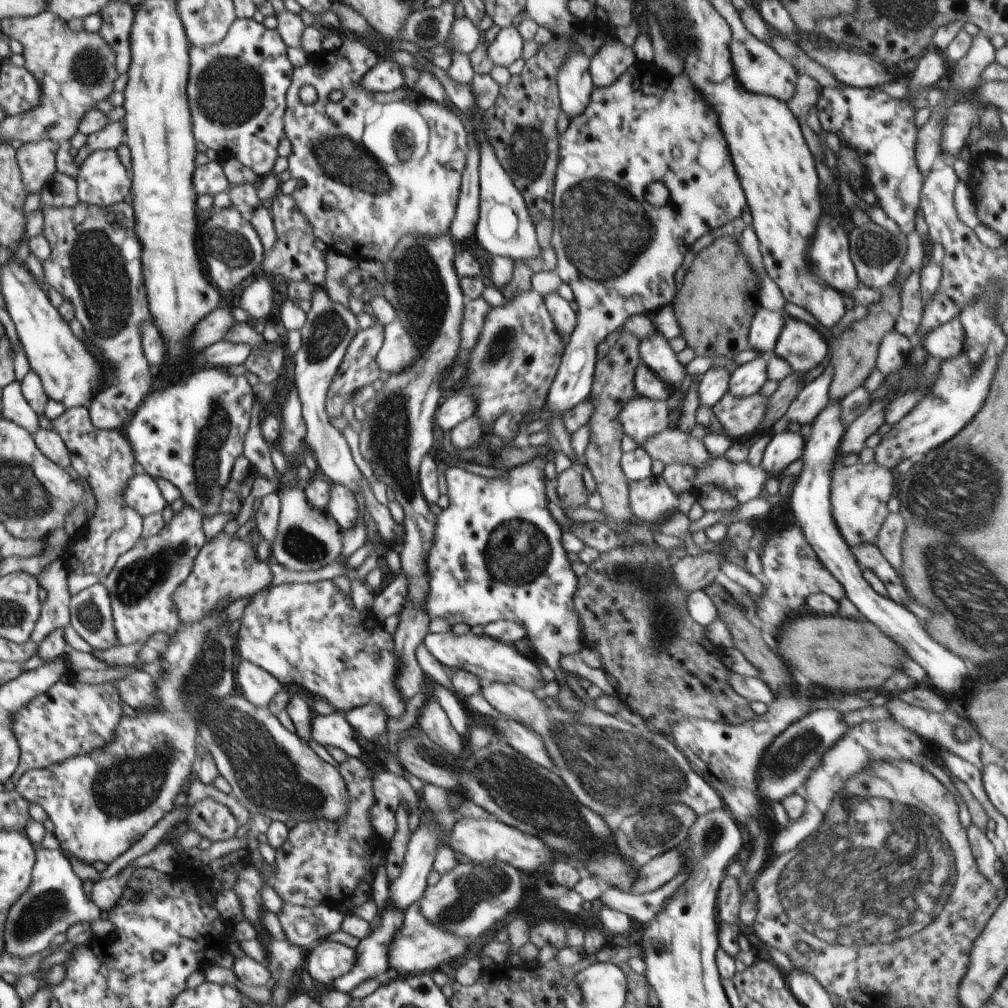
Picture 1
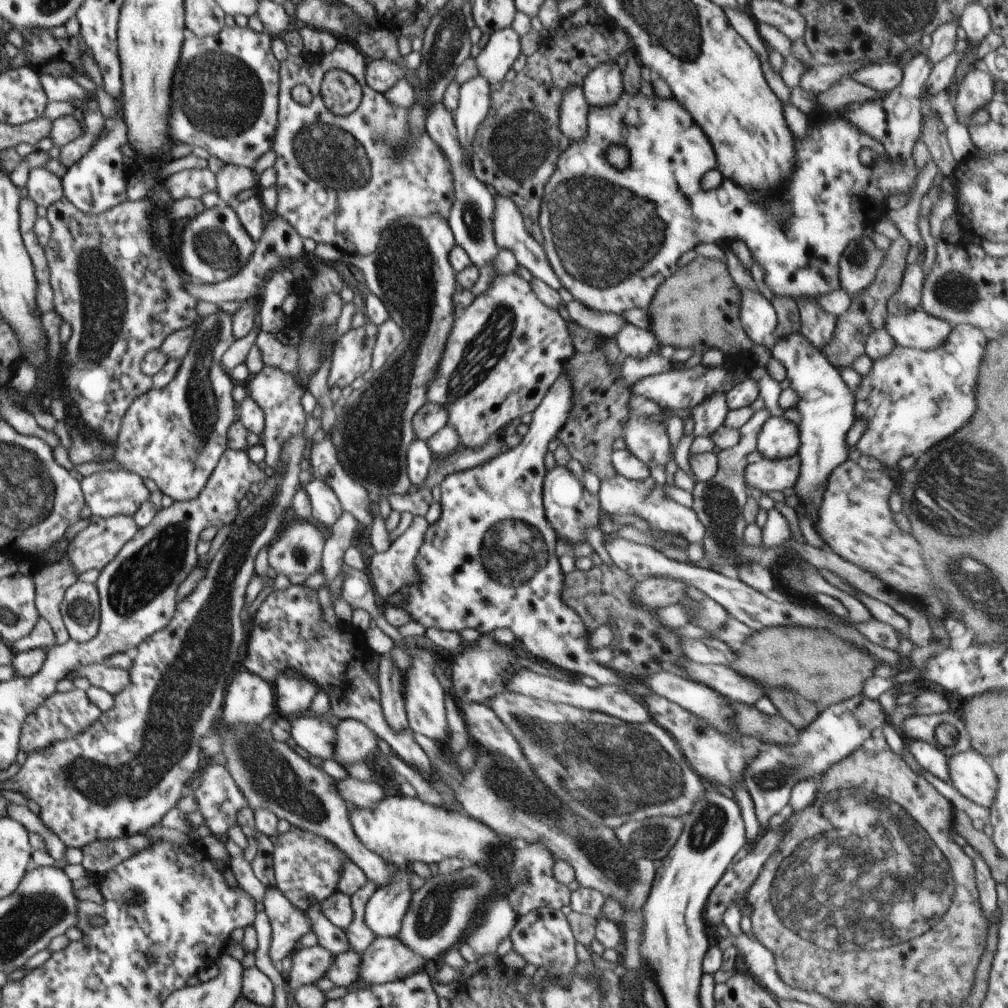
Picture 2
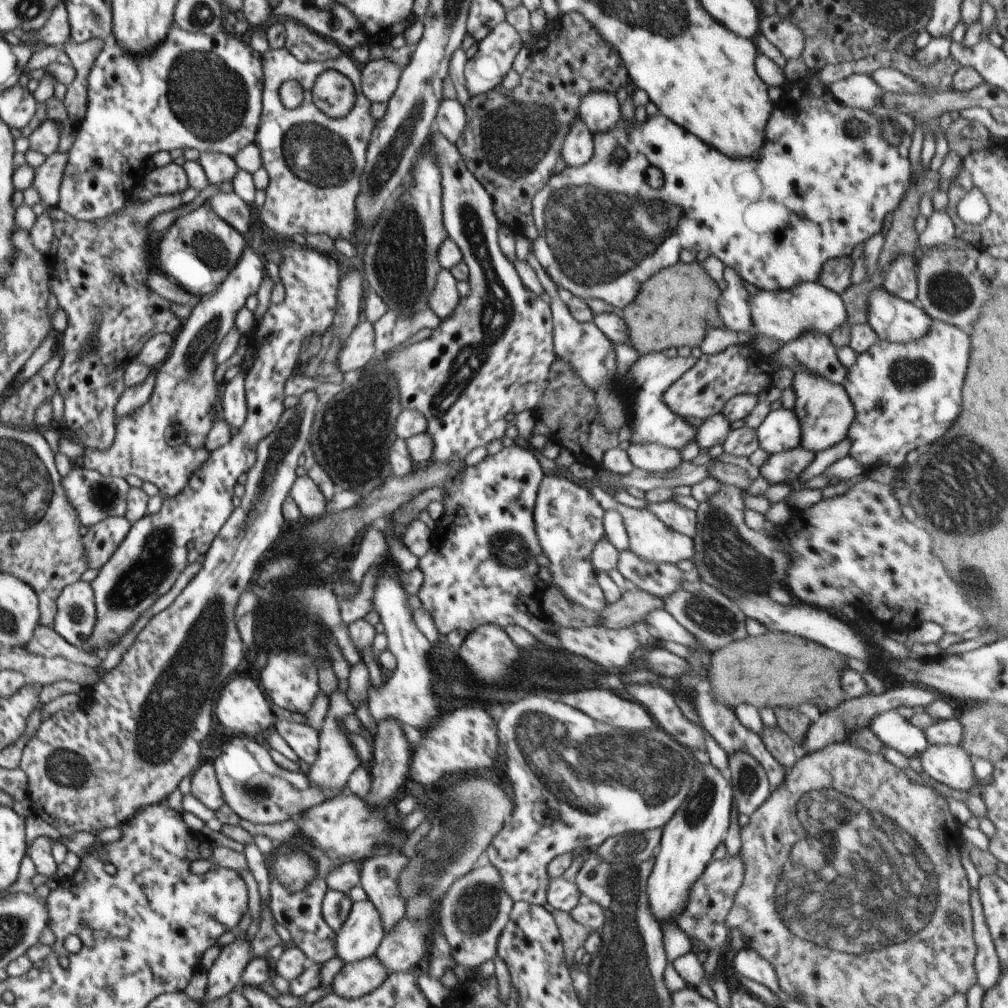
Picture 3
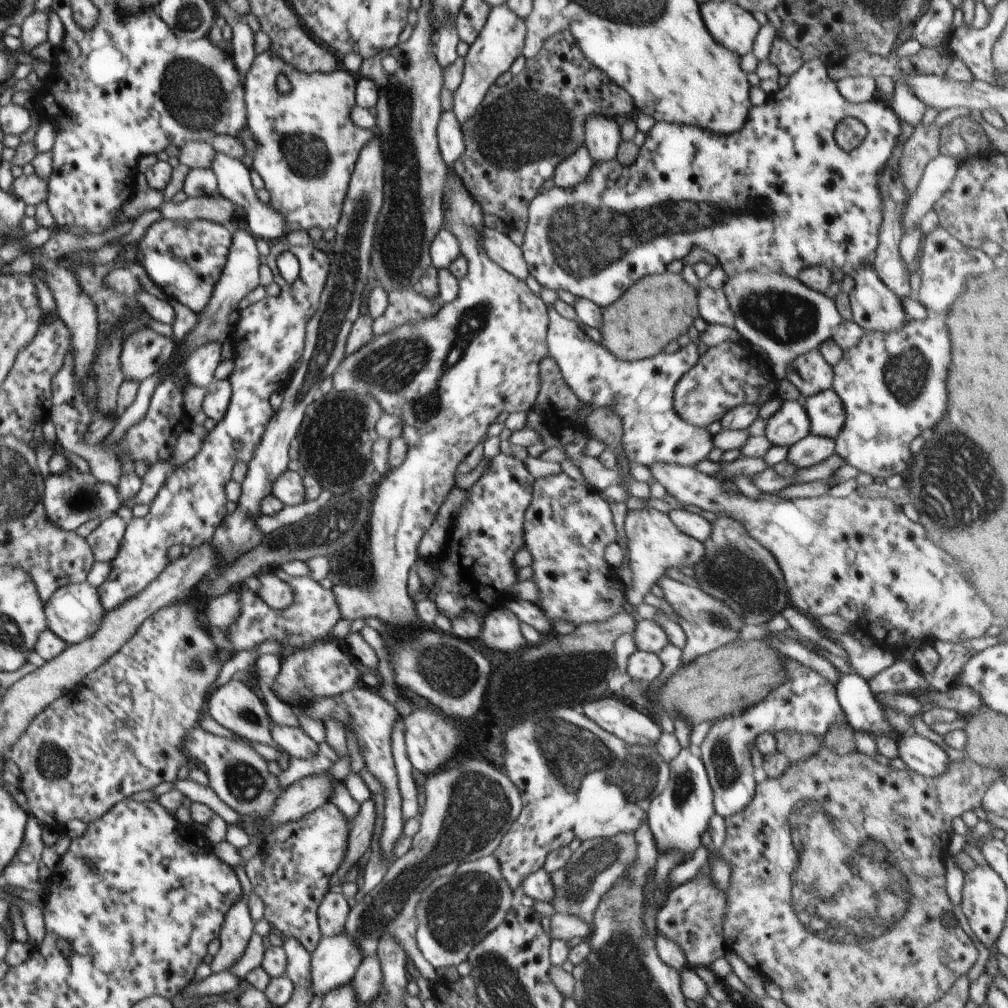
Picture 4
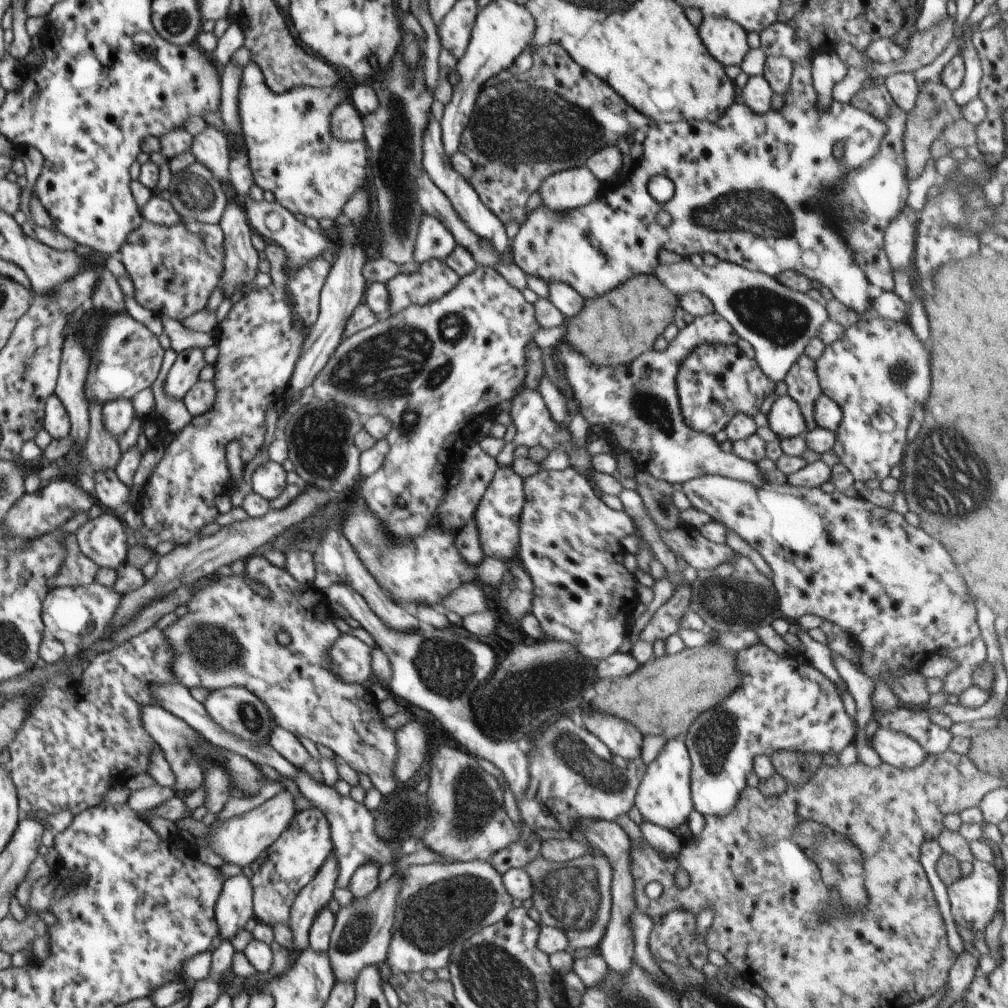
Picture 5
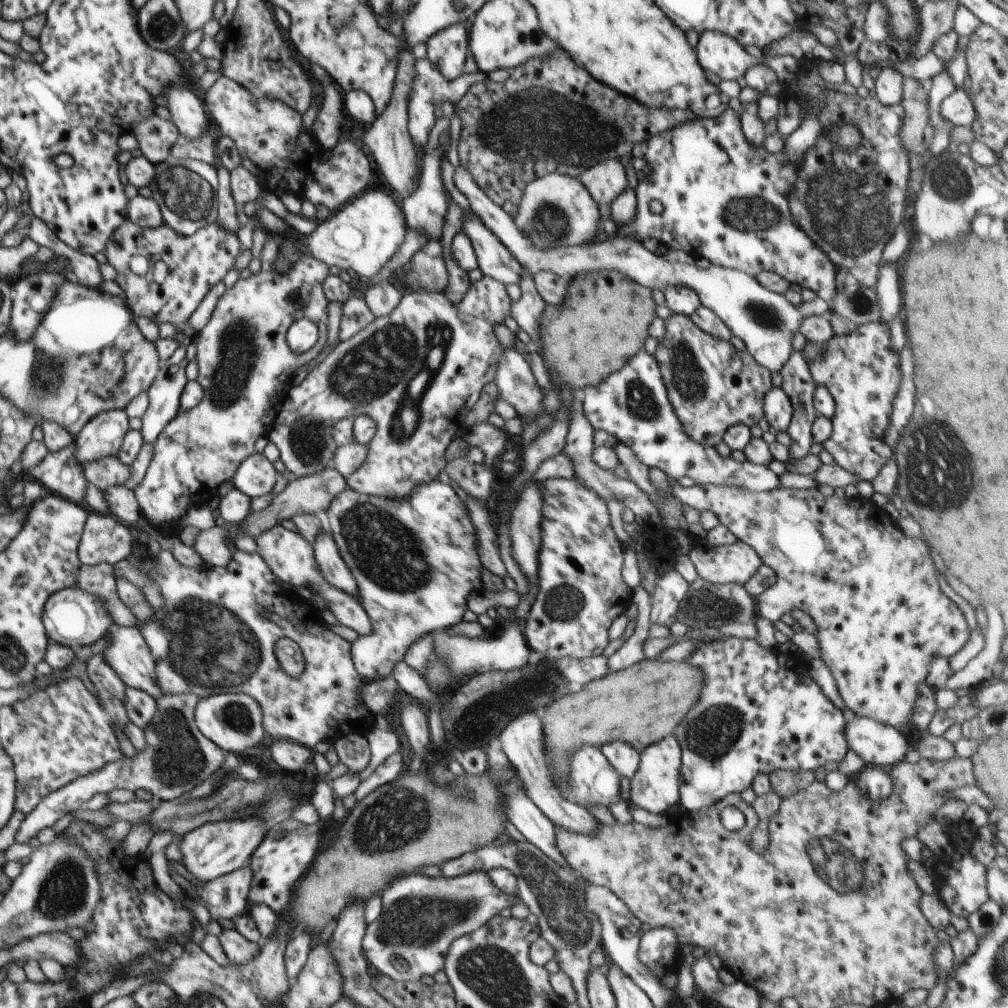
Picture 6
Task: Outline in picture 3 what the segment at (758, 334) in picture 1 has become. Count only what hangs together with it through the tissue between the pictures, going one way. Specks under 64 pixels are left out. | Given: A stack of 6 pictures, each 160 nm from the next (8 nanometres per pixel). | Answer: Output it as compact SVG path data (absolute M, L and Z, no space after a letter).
M725 266L728 274L728 286L721 292L718 312L721 322L725 328L733 332L752 332L755 333L751 313L751 295L744 287L744 279L736 269Z

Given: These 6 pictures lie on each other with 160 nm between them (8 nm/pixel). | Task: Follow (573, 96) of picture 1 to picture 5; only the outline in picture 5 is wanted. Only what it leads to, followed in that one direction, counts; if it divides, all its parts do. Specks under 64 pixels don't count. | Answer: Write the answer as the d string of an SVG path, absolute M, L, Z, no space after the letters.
M586 166L564 169L543 180L540 188L542 205L555 211L570 211L589 204L598 196L601 182Z

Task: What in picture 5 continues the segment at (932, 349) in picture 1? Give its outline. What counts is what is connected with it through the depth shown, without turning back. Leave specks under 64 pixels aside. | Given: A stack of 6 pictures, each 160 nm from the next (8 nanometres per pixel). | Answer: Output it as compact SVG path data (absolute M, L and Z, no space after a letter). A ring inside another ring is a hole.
M803 58L793 62L793 75L790 79L790 84L784 95L784 102L780 110L770 109L764 114L755 113L746 103L734 103L730 108L727 108L724 116L721 116L716 121L697 121L680 120L675 123L654 123L651 122L648 126L646 137L643 142L643 155L639 160L639 164L633 172L626 173L624 176L615 174L616 178L610 178L610 183L604 185L606 181L601 182L598 196L581 207L576 207L573 212L570 211L555 211L549 209L546 205L540 205L533 211L530 211L527 219L519 226L518 233L514 241L511 242L511 254L513 262L517 264L526 275L535 276L545 280L547 283L566 283L570 285L581 297L585 299L593 299L606 292L610 292L612 288L616 288L618 284L626 282L632 276L638 274L650 274L658 262L658 252L660 250L669 250L676 252L684 258L688 258L691 254L703 255L705 252L712 252L721 261L728 261L751 271L760 271L767 275L776 277L784 271L796 271L802 275L806 275L808 280L821 282L823 286L829 288L832 294L842 304L851 308L860 319L873 315L871 304L874 298L875 290L870 285L868 277L865 275L863 268L854 261L853 250L846 243L844 235L841 235L836 227L833 227L826 220L826 196L828 192L832 192L832 188L836 186L844 186L848 180L848 172L854 170L856 166L867 165L873 162L873 158L880 150L881 142L887 135L887 126L883 120L877 119L872 113L864 109L855 107L852 103L843 103L840 101L831 100L830 106L826 110L820 110L817 107L818 93L813 85L812 78L812 58ZM836 141L845 141L844 156L840 160L834 158L832 154L832 146ZM653 174L665 174L674 182L675 191L672 200L666 202L658 202L654 200L647 189L650 176Z

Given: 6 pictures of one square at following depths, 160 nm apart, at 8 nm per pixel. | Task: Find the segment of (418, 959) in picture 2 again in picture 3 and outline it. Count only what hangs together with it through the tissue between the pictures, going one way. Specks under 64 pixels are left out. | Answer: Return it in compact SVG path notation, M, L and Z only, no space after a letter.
M376 954L346 963L335 975L333 992L347 999L355 999L372 992L388 978L387 968Z

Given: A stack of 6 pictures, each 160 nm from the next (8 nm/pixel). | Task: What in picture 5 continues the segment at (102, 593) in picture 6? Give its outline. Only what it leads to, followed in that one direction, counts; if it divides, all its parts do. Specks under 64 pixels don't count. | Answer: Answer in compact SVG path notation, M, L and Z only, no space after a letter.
M66 536L65 559L54 578L54 587L75 587L95 582L99 566L81 550L76 536Z

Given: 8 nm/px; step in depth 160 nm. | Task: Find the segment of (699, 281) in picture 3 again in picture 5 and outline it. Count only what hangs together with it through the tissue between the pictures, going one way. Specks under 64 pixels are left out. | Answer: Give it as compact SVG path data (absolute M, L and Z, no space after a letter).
M652 274L636 276L620 284L616 290L612 290L606 296L585 299L582 310L571 318L568 333L563 337L562 342L568 343L596 366L618 366L632 362L641 354L651 351L658 336L666 330L668 324L674 322L674 310L680 306L679 298L679 295L664 286L658 277Z

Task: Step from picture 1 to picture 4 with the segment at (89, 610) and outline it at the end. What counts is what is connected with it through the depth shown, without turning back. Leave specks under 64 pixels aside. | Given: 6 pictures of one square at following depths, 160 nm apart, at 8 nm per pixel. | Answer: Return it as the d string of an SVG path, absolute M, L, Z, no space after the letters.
M87 581L70 583L60 587L44 604L47 629L64 640L67 647L74 646L92 637L99 629L105 616L104 606L98 590Z

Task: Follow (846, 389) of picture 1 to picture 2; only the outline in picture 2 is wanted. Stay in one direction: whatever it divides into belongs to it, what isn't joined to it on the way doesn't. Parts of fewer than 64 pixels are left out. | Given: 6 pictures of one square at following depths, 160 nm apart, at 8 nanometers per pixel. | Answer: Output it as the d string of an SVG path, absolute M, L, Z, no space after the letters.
M903 235L895 238L886 251L887 255L881 262L875 281L857 296L852 296L850 308L837 317L832 340L823 346L823 353L828 362L839 371L852 368L854 361L865 354L865 342L869 334L873 330L884 328L888 314L887 304L902 282L904 271L907 269L906 256L910 246Z

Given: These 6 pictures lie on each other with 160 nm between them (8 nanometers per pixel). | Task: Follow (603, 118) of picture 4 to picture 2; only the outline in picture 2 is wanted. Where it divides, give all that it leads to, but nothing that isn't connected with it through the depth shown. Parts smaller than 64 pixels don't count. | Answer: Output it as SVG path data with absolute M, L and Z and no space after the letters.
M602 63L594 67L583 80L583 91L589 106L606 106L623 93L622 72L618 63Z

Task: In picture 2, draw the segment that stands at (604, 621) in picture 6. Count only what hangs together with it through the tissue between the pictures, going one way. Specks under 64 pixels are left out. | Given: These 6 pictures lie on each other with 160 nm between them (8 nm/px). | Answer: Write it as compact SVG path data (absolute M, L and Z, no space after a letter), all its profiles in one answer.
M556 466L552 471L546 472L543 486L543 505L545 516L556 531L557 538L566 538L570 542L585 542L584 529L598 527L599 512L602 510L597 497L583 488L581 481L566 466Z

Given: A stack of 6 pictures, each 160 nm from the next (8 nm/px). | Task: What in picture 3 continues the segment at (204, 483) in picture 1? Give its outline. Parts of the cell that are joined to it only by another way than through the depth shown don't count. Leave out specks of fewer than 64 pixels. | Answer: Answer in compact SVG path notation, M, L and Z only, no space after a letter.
M252 248L243 250L241 259L222 281L212 296L204 297L193 308L191 315L183 322L180 330L174 336L174 344L168 358L155 371L155 385L146 404L137 408L131 415L118 420L115 426L115 439L110 448L99 449L90 447L82 454L80 465L83 468L95 470L97 473L111 477L138 476L143 482L152 482L159 488L163 498L174 498L183 491L190 477L208 460L211 451L207 449L206 441L213 424L217 421L216 410L220 408L218 383L214 378L217 364L217 353L221 340L234 327L234 319L240 308L245 306L250 295L256 294L262 284L264 266Z

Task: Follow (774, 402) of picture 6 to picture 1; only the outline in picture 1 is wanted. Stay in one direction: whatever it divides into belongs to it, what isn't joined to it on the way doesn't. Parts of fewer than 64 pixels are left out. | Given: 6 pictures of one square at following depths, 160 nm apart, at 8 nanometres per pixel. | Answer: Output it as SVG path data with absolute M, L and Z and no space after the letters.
M789 430L773 433L760 466L770 477L776 477L789 464L802 458L804 447L805 440L801 434Z

